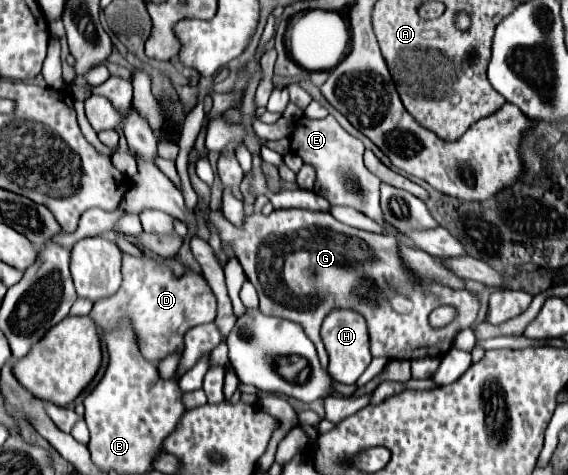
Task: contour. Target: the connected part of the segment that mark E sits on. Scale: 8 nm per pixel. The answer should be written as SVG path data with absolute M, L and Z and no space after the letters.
M327 116L323 120L309 120L301 118L295 126L295 132L291 136L291 150L295 150L297 156L303 158L303 162L313 164L317 170L315 180L315 192L323 198L327 198L331 204L343 204L353 206L355 210L375 218L383 226L383 216L379 208L379 184L381 180L371 174L363 164L363 142L355 136L351 136L347 130L341 128L341 124Z

